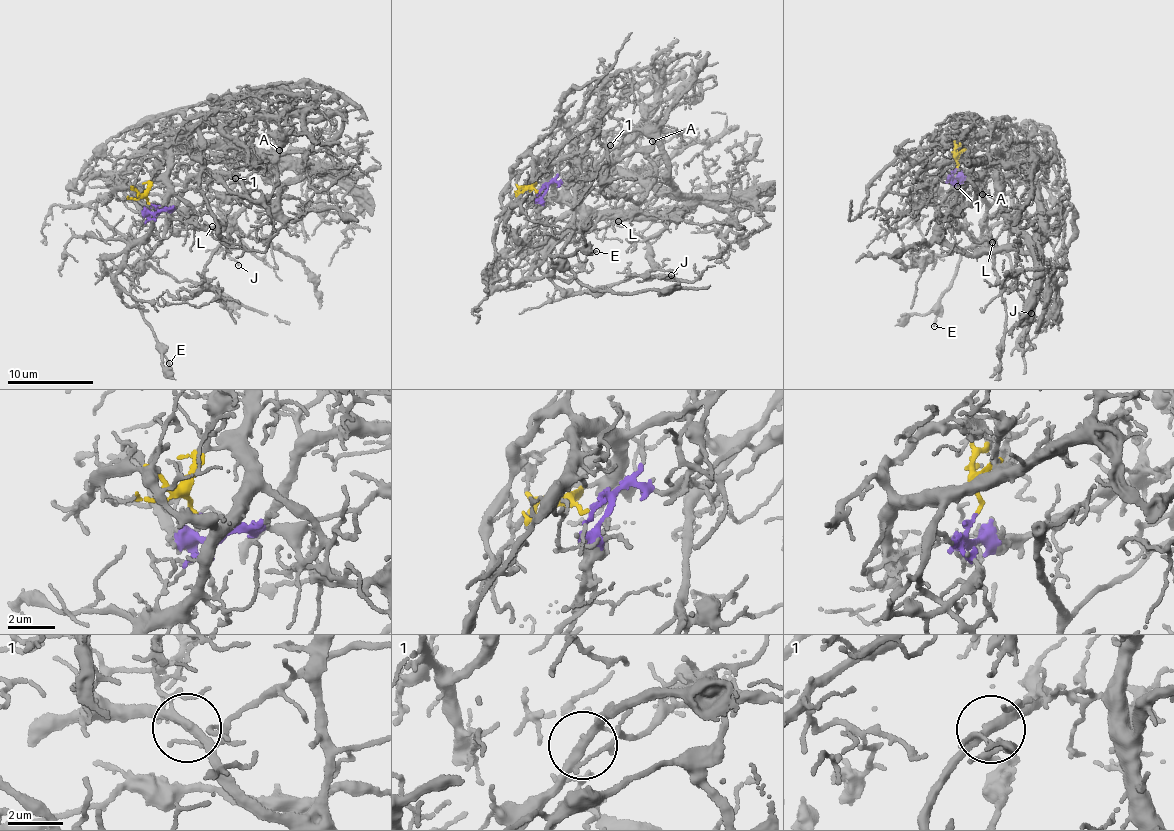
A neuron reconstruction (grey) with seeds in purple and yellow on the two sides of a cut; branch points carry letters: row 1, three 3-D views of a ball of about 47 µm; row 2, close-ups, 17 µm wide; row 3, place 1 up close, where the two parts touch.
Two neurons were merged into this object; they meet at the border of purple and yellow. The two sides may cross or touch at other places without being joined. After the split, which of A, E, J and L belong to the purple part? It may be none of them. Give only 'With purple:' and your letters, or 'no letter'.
With purple: A, E, L

